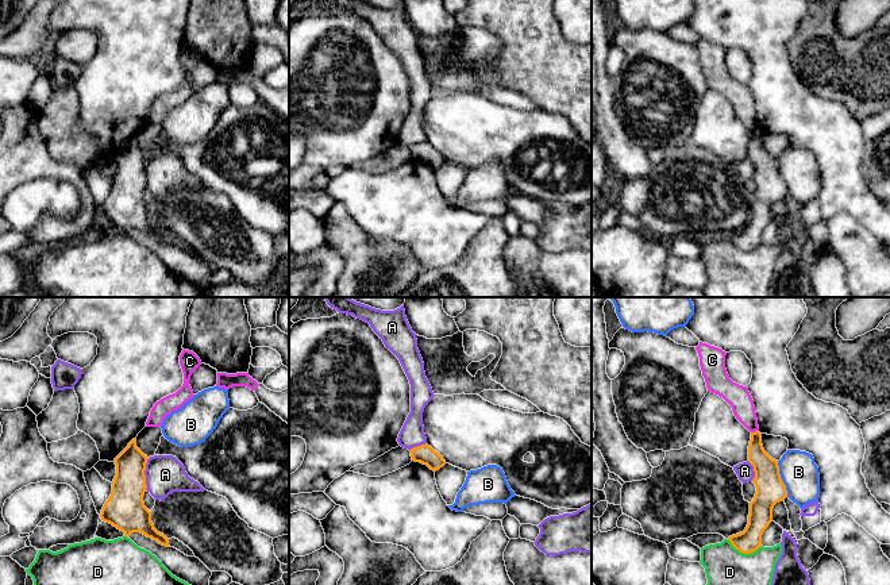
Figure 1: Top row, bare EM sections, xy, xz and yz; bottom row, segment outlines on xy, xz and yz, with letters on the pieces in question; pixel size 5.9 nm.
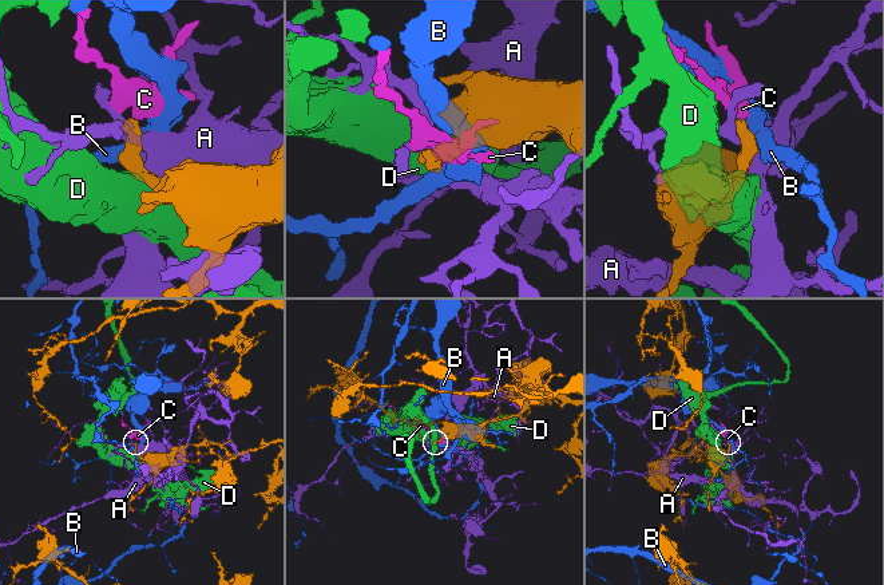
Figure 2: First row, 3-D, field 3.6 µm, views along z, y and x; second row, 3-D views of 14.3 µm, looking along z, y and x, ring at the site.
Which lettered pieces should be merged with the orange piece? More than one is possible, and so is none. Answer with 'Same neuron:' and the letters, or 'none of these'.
Same neuron: none of these

